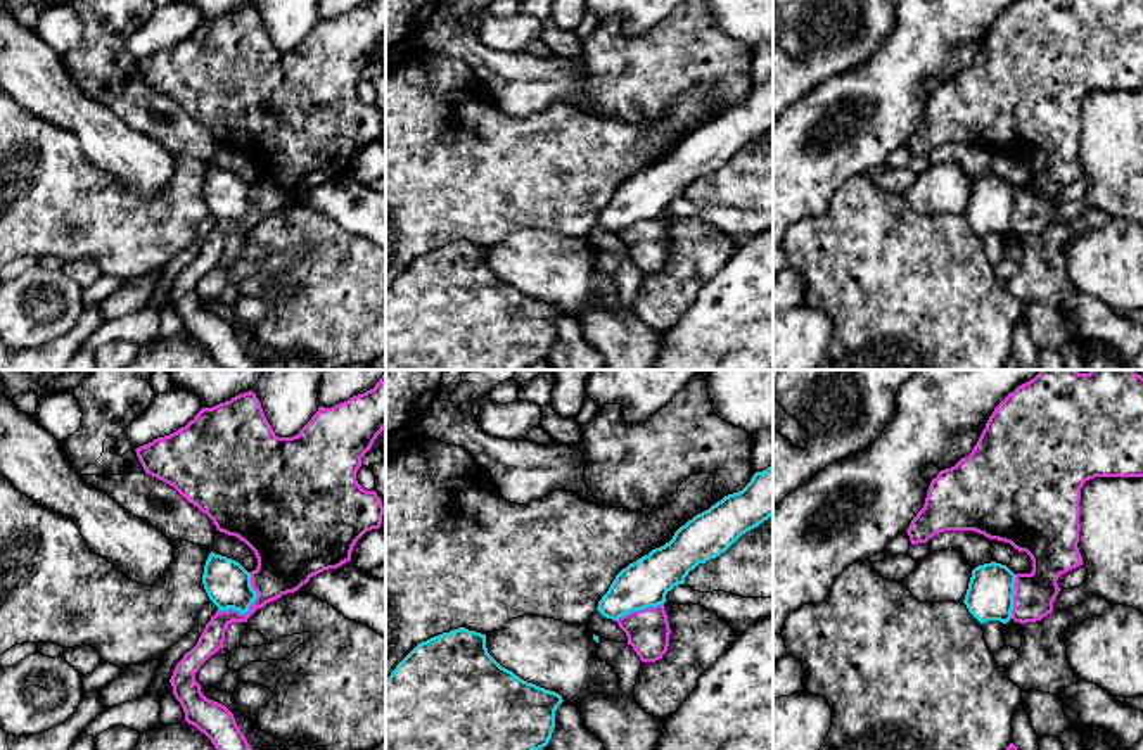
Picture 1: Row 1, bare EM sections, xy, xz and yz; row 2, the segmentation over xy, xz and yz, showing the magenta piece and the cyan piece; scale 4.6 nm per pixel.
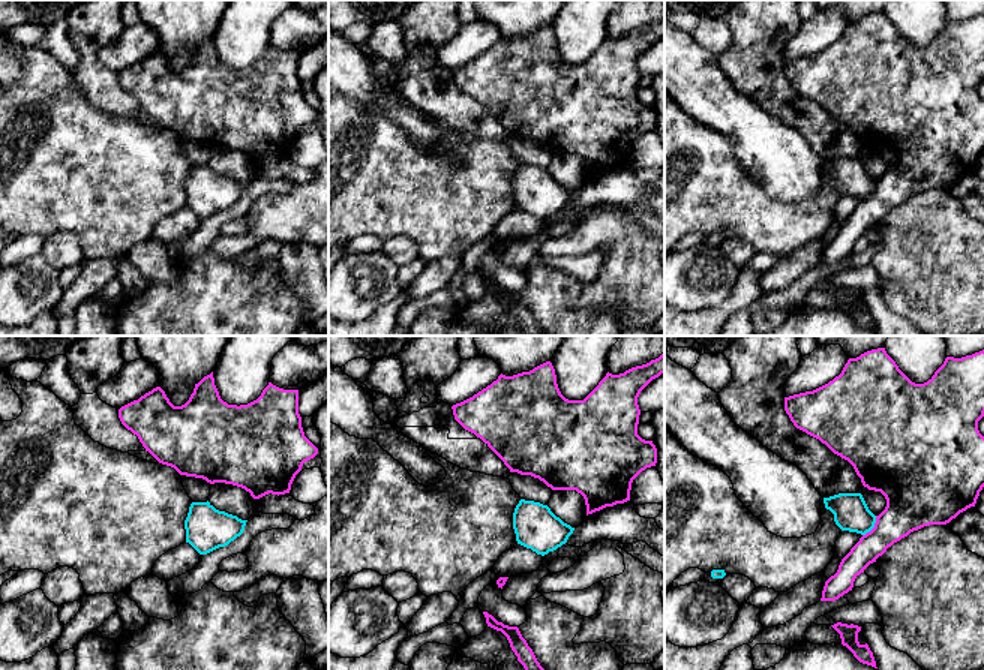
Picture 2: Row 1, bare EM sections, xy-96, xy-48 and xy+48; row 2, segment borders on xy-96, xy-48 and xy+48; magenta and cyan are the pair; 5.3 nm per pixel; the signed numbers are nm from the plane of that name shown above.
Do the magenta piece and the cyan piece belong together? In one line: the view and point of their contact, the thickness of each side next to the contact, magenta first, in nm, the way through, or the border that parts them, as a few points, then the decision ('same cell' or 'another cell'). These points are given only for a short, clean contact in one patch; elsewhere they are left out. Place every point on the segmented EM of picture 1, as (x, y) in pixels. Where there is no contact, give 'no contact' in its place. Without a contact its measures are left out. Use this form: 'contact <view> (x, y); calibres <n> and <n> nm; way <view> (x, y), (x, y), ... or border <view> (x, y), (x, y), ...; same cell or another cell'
contact xy (251, 605); calibres 260 and 220 nm; border xy (251, 572), (253, 603), (244, 612), (218, 610); another cell

